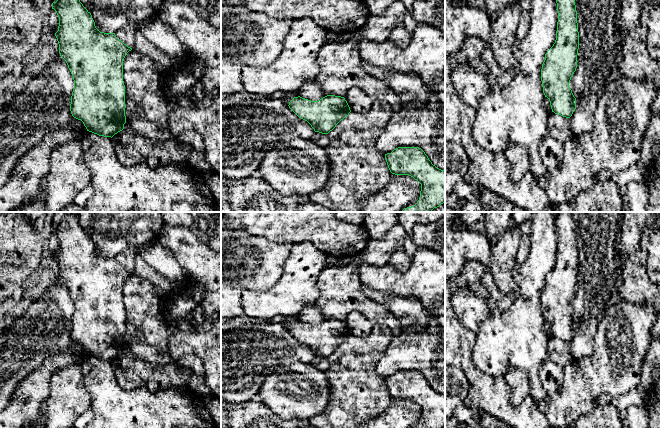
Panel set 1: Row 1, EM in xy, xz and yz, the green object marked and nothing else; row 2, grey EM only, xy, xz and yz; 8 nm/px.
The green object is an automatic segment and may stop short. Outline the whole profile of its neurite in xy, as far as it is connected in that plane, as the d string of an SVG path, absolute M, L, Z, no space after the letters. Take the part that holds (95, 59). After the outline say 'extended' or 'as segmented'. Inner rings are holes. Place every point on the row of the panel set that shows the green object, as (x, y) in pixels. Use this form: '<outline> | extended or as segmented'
M57 0L52 3L52 9L59 17L58 31L55 33L59 53L74 80L71 114L83 122L87 131L112 138L124 129L126 123L123 61L132 48L119 40L115 33L100 32L91 13L80 0Z | as segmented

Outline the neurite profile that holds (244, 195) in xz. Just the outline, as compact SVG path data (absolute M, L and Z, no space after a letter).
M255 176L227 180L231 212L298 212L298 195L285 196Z

